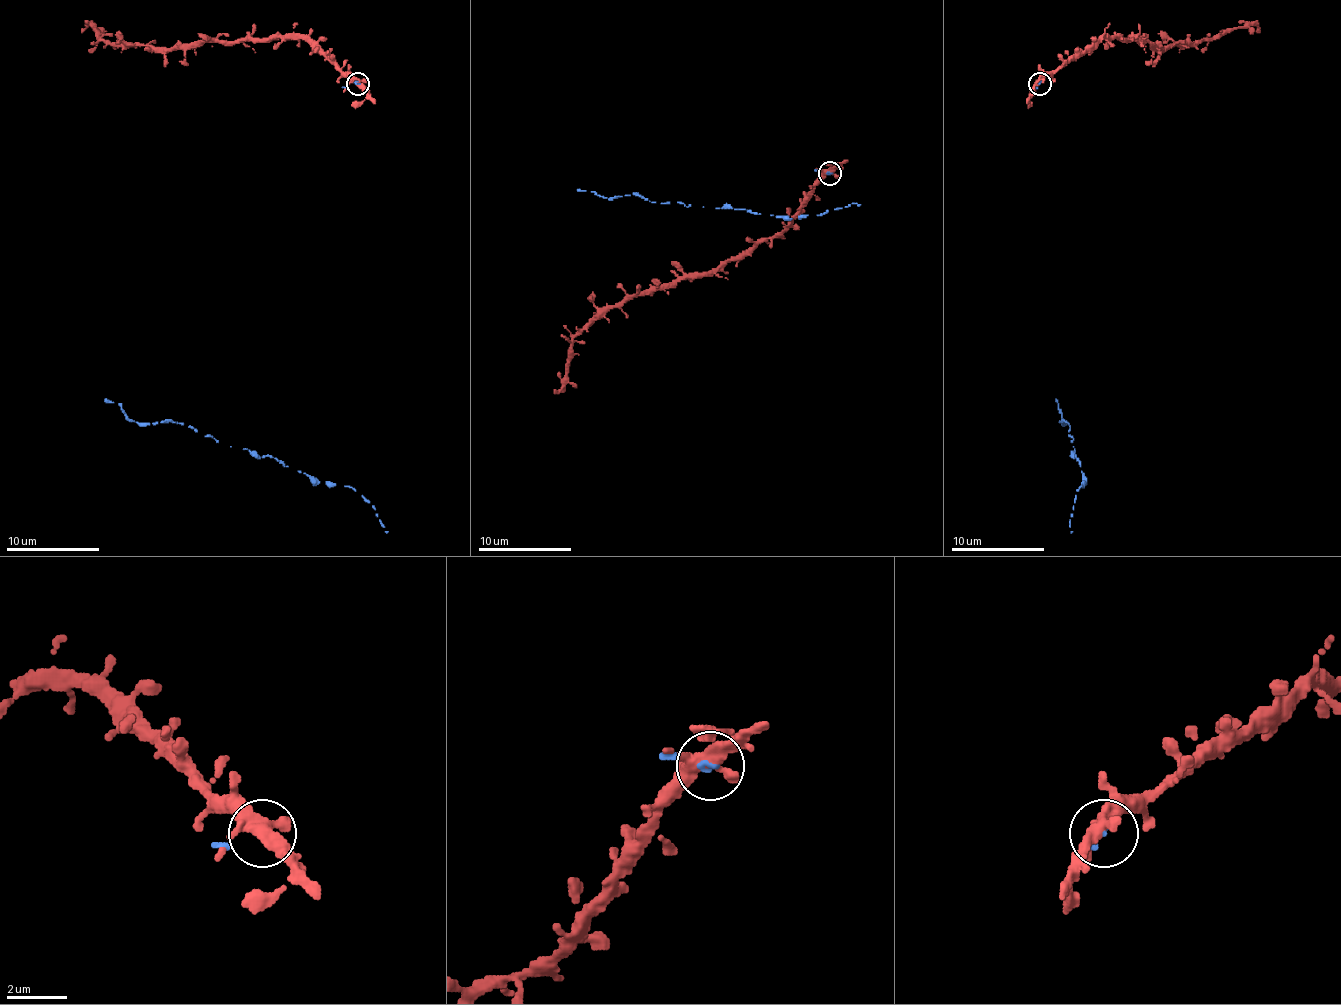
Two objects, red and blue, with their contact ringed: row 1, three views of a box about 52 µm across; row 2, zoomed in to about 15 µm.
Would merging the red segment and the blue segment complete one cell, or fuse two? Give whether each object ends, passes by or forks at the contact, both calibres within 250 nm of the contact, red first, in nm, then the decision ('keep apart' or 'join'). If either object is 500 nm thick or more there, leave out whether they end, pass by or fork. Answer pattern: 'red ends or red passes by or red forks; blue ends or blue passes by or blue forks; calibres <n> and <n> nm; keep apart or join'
red forks; blue ends; calibres 400 and 160 nm; join

